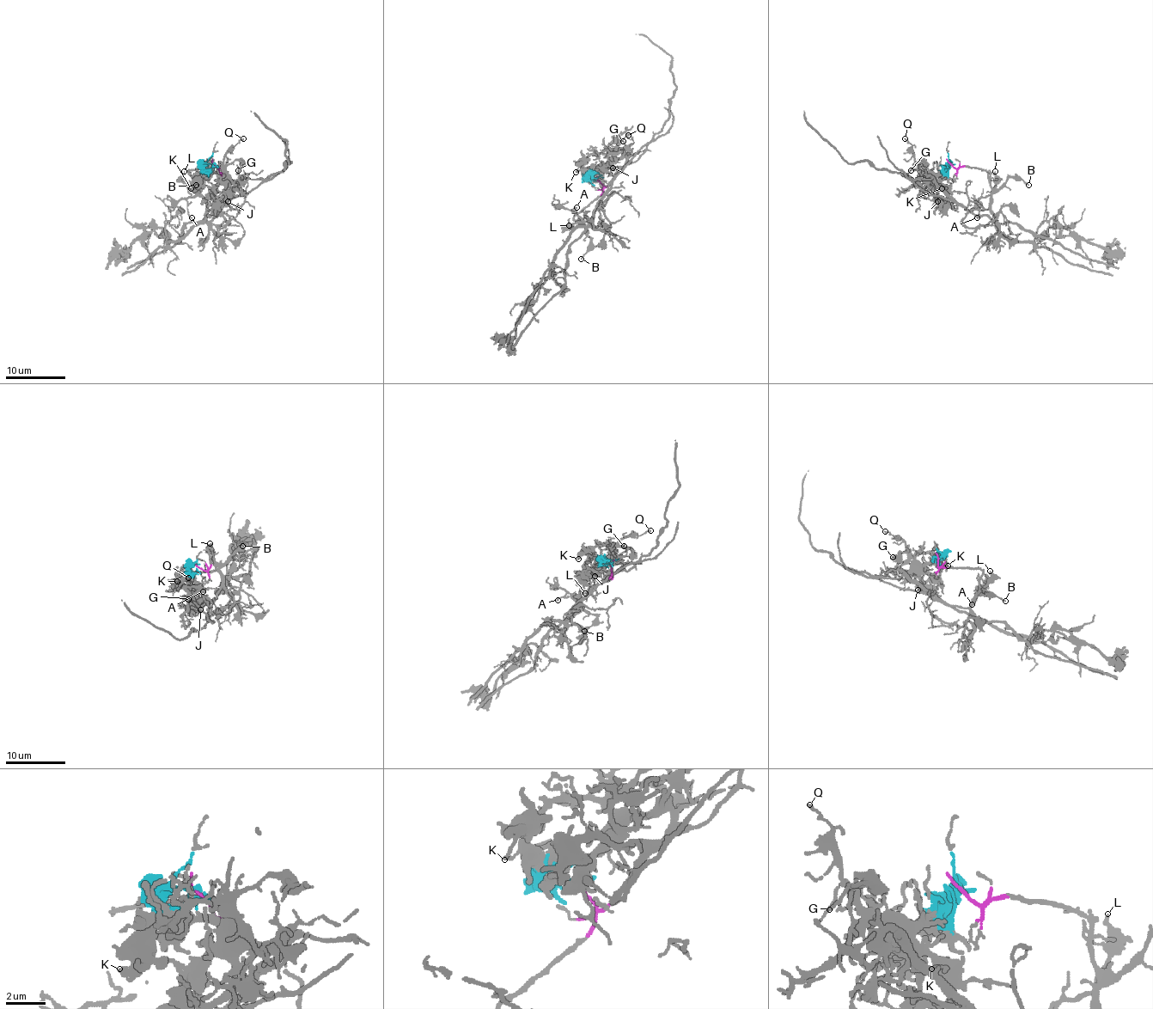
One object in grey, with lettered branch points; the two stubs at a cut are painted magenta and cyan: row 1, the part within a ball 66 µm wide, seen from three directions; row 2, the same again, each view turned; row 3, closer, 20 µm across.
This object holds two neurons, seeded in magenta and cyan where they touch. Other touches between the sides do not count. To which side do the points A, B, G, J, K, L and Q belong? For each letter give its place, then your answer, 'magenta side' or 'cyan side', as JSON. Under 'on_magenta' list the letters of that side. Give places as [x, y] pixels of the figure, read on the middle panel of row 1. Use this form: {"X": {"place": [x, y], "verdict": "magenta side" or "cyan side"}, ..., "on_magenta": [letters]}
{"A": {"place": [576, 207], "verdict": "magenta side"}, "B": {"place": [581, 259], "verdict": "magenta side"}, "G": {"place": [623, 141], "verdict": "cyan side"}, "J": {"place": [613, 168], "verdict": "cyan side"}, "K": {"place": [576, 172], "verdict": "cyan side"}, "L": {"place": [569, 225], "verdict": "magenta side"}, "Q": {"place": [628, 135], "verdict": "cyan side"}, "on_magenta": ["A", "B", "L"]}

